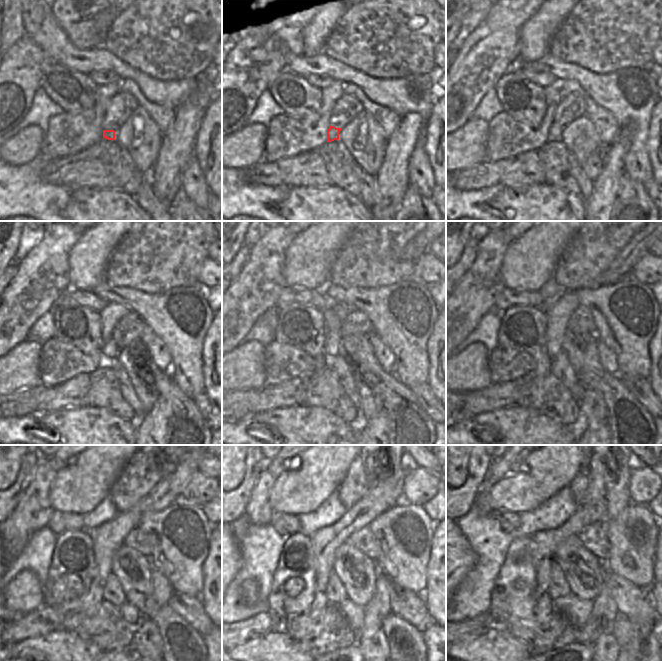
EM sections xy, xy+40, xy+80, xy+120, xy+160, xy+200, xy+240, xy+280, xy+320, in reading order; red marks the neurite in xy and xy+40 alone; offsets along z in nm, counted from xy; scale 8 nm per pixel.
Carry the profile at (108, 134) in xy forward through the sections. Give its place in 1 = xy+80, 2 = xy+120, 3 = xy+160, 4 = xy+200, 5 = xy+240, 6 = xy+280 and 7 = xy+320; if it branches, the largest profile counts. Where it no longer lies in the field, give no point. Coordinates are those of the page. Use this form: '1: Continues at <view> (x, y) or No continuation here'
1: Continues at xy+80 (556, 130)
2: Continues at xy+120 (109, 350)
3: Continues at xy+160 (332, 347)
4: Continues at xy+200 (556, 327)
5: Continues at xy+240 (104, 549)
6: Continues at xy+280 (324, 547)
7: Continues at xy+320 (543, 547).

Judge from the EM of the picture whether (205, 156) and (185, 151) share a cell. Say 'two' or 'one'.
two

